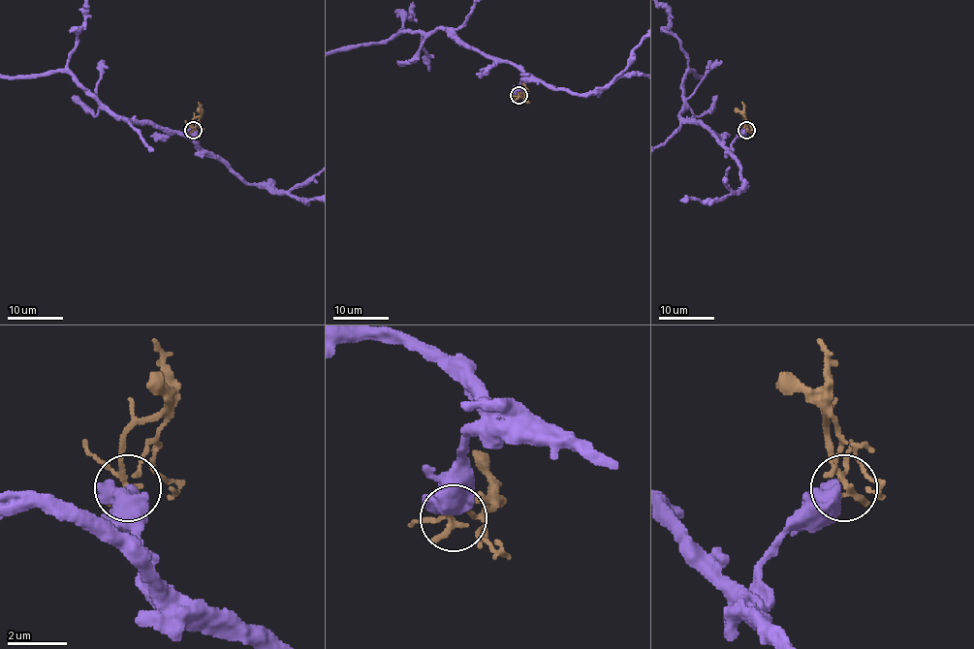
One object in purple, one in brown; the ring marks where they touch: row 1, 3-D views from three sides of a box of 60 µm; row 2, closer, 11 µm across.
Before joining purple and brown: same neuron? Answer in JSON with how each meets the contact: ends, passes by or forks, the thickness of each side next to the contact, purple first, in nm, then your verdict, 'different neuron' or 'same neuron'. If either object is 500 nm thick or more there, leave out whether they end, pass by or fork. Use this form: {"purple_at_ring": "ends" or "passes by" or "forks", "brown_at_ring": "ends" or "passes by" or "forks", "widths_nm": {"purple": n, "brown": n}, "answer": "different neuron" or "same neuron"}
{"widths_nm": {"purple": 700, "brown": 200}, "answer": "different neuron"}

